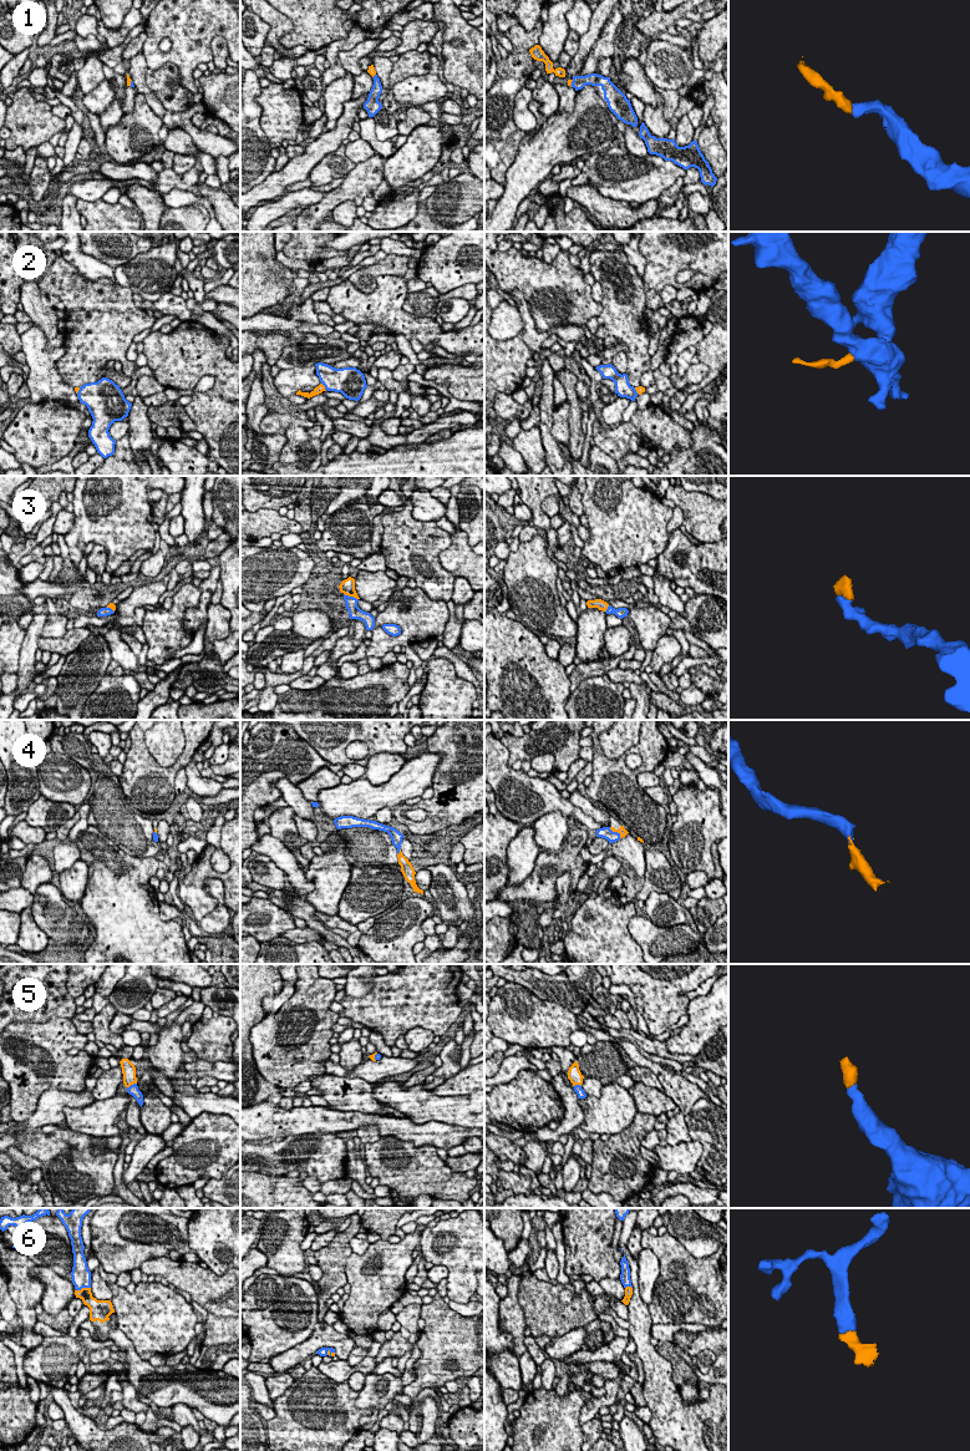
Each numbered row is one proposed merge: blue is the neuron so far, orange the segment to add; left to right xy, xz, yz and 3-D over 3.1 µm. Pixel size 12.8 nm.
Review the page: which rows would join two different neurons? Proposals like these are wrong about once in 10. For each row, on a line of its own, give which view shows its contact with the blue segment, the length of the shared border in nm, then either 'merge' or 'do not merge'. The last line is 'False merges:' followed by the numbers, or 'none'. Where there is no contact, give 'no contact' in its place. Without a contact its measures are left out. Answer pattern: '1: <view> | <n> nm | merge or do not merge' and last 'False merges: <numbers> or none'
1: yz | 100 nm | merge
2: xz | 120 nm | merge
3: xz | 200 nm | merge
4: yz | 200 nm | merge
5: xy | 140 nm | merge
6: xy | 200 nm | merge
False merges: none

